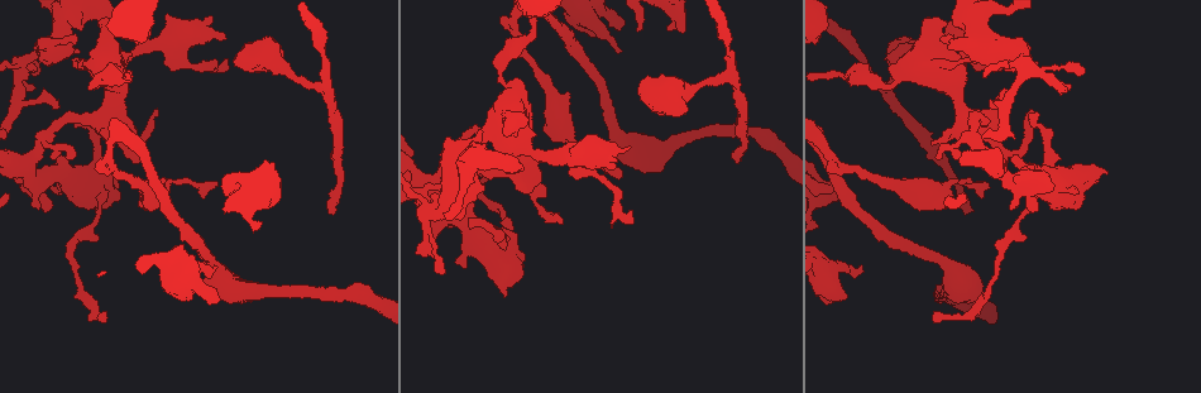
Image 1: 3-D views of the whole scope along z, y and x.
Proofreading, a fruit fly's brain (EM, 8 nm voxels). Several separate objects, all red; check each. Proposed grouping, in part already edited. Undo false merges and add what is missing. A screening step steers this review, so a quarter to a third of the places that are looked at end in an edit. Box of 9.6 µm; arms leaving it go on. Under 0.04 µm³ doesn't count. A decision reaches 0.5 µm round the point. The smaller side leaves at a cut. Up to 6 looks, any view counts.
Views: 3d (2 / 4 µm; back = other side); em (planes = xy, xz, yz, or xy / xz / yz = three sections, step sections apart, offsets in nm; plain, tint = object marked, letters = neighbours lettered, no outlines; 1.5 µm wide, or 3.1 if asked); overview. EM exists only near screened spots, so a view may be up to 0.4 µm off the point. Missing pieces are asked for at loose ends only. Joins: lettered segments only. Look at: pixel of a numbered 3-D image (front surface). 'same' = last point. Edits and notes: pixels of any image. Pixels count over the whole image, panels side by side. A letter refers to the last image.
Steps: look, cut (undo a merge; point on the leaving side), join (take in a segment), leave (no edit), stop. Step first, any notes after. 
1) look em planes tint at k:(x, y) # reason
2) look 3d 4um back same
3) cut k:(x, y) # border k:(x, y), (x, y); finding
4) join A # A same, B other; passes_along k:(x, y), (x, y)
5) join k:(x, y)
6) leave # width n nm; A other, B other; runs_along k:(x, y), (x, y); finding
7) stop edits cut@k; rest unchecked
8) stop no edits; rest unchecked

look 3d 2um at 1:(640, 30) # branch stops here

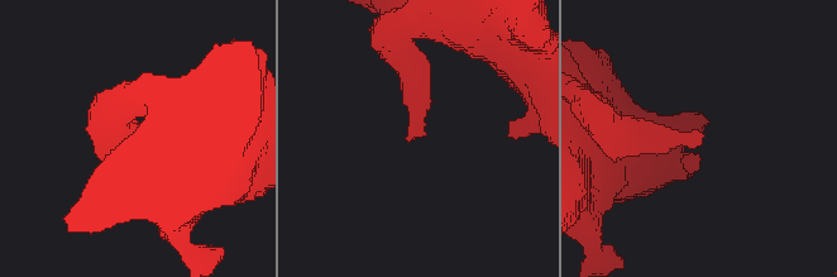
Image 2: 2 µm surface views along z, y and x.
look em xz step 4 tint at 2:(409, 137)

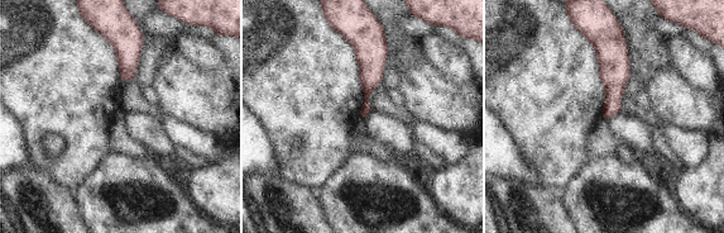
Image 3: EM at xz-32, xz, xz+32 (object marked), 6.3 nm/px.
look em xz step 4 letters same # what lies round it

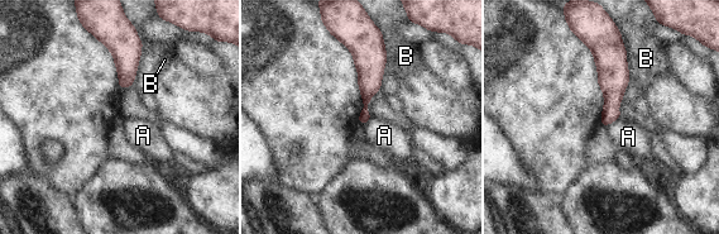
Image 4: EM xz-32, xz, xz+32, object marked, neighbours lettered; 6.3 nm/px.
leave # A other, B other; border 4:(621, 118), (605, 127); none of them fits

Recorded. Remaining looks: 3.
look 3d 2um at 1:(736, 156) # branch stops here

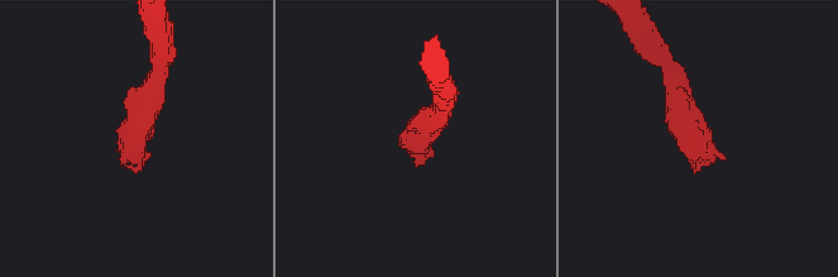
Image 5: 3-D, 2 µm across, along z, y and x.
look em xy step 4 letters at 5:(139, 170)

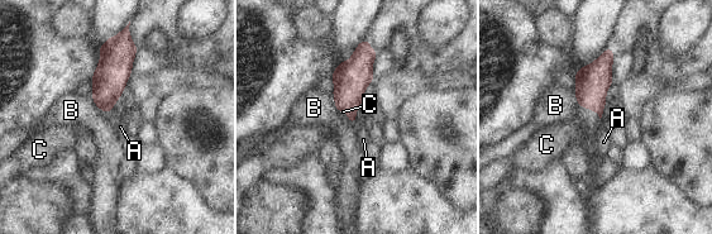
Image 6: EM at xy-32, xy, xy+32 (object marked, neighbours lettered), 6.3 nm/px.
join C # A other, B other, C same; passes_along 6:(593, 80), (591, 108), (570, 134); it goes on there

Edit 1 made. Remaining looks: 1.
stop edits join@6; rest unchecked

